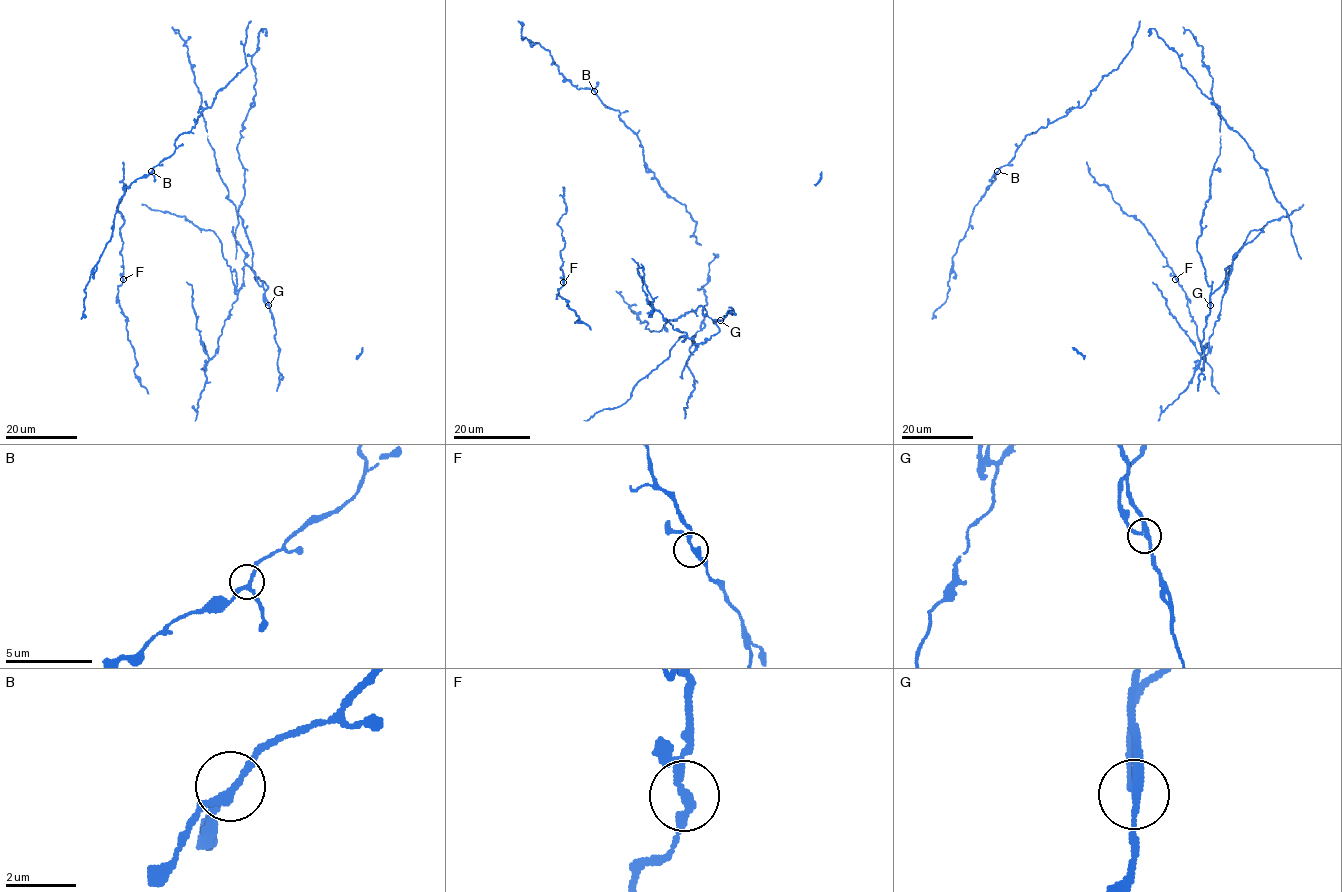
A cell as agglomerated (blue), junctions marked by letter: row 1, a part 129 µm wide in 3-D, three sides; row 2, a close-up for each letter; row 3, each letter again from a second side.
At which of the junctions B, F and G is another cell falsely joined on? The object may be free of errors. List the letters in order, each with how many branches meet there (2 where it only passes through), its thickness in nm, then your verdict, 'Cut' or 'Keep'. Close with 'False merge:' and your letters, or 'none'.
B: Branches: 3. Thickness 200 nm. Keep
F: Branches: 3. Thickness 200 nm. Keep
G: Branches: 3. Thickness 200 nm. Cut
False merge: G

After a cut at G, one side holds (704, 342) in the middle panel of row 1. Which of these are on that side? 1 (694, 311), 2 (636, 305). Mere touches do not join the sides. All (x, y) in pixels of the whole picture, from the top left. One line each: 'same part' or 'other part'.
1: other part
2: other part

